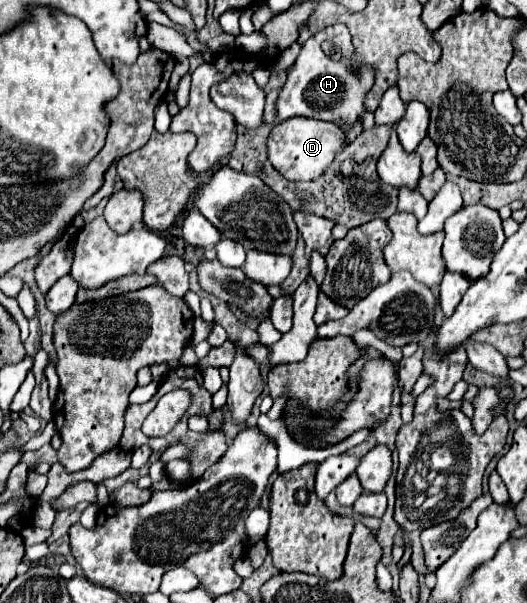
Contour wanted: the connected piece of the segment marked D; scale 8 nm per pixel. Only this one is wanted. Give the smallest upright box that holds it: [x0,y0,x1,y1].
[268,117,344,181]

